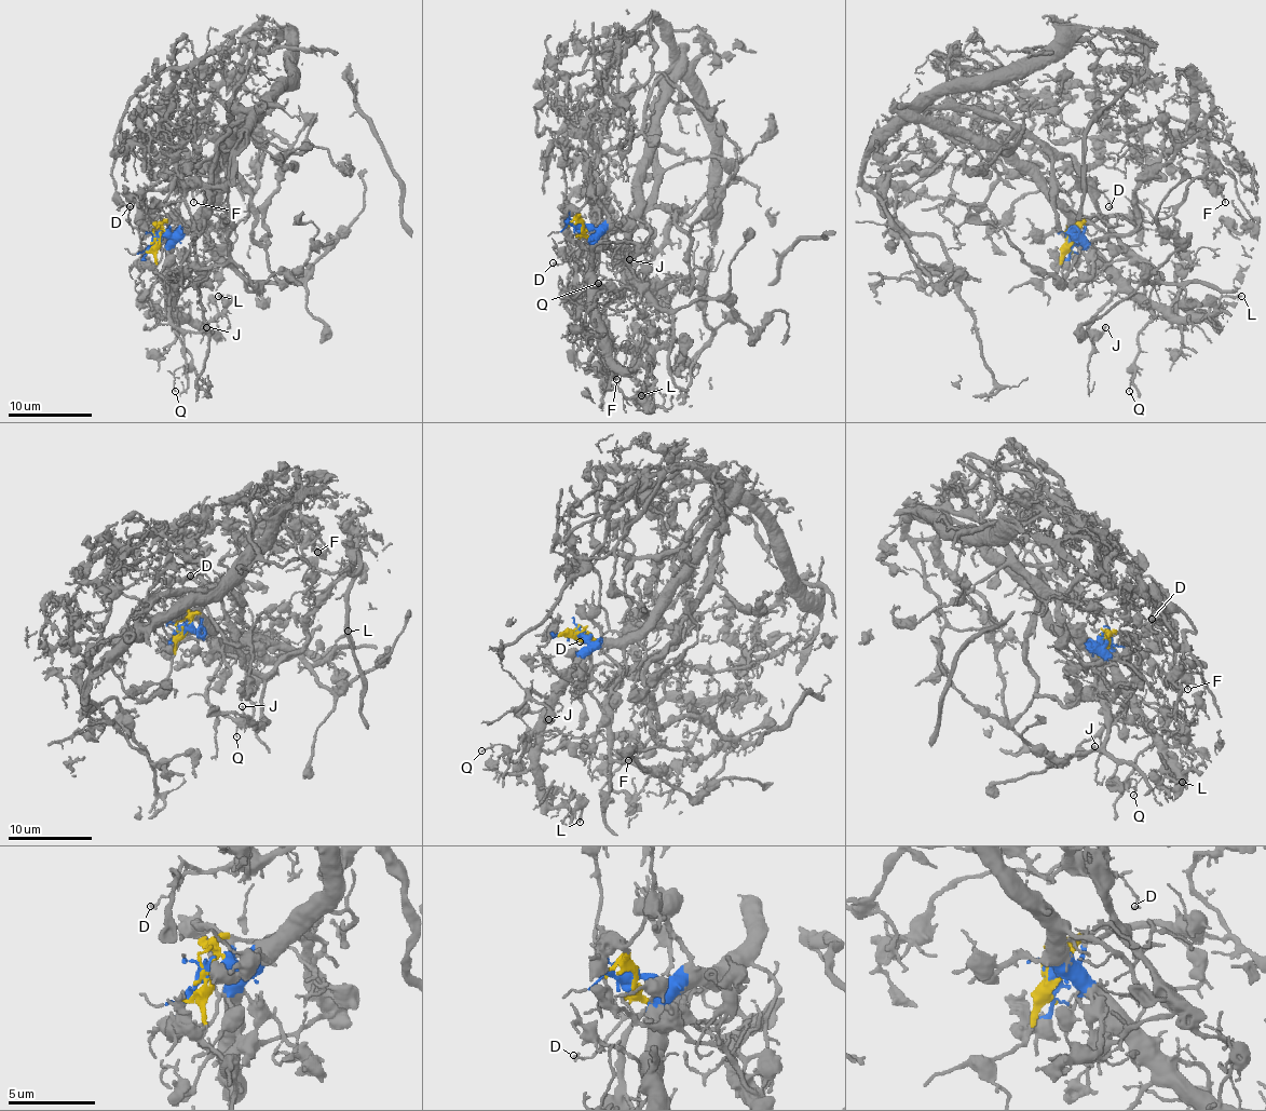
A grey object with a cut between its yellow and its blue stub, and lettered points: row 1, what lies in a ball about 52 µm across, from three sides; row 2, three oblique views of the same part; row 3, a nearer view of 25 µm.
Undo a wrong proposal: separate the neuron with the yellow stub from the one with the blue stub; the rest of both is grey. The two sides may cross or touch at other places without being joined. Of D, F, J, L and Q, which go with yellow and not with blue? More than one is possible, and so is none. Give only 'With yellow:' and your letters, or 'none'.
With yellow: F

